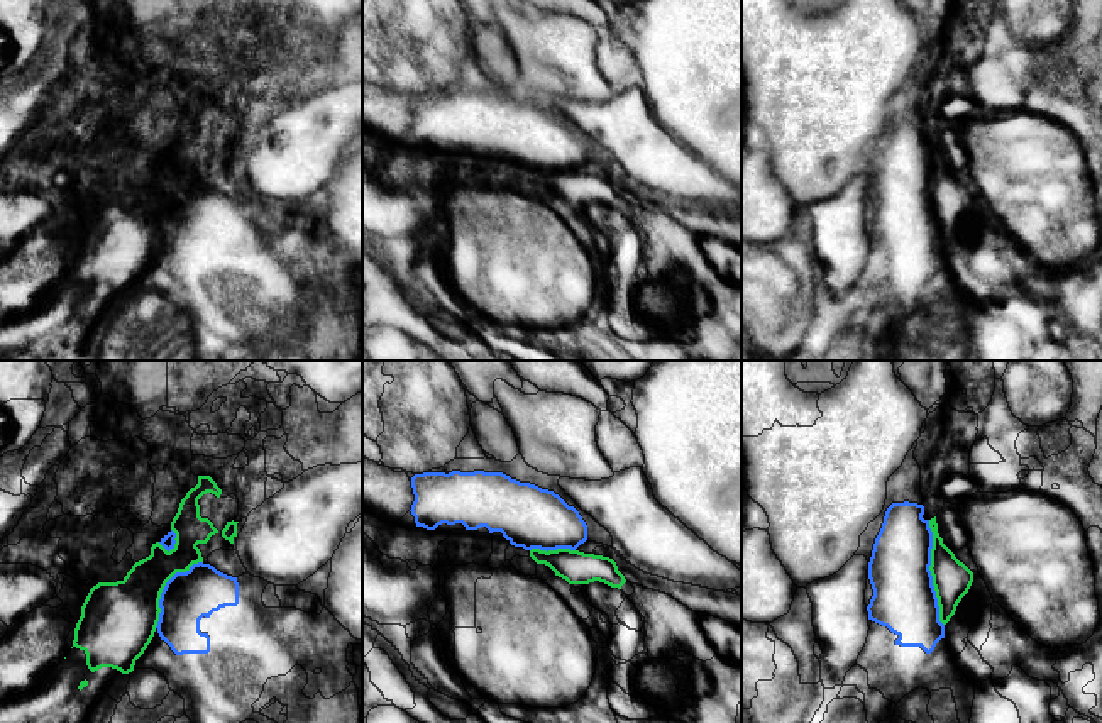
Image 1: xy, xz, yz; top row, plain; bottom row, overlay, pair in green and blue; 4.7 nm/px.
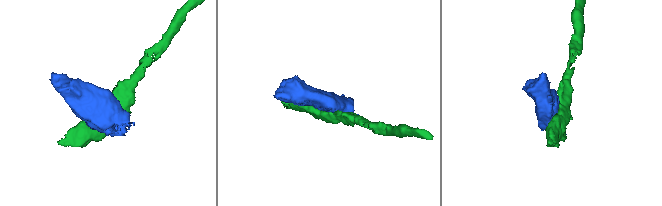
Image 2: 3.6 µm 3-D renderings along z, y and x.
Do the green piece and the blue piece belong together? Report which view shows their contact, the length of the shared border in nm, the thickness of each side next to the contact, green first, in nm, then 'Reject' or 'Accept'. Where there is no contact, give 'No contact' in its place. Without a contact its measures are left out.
Touches green in yz. Shared border 500 nm. Thickness 190 nm (green) against 300 nm. Reject

